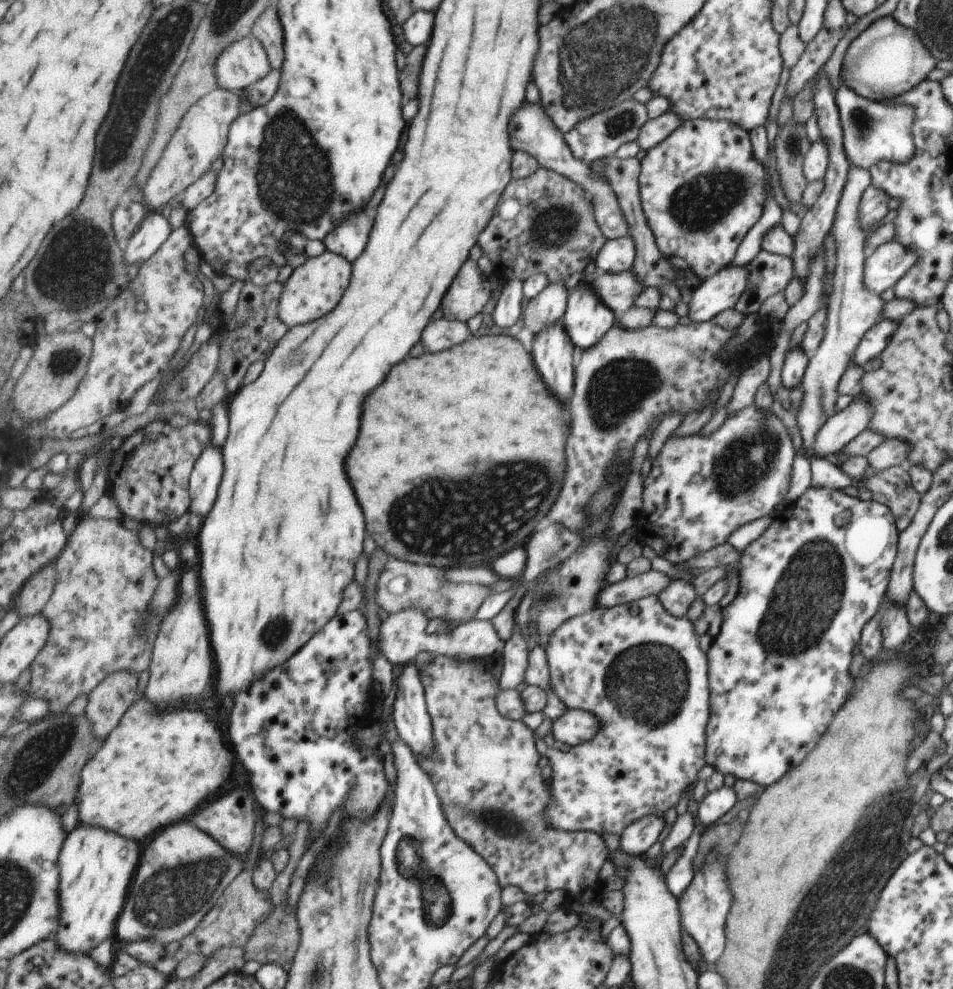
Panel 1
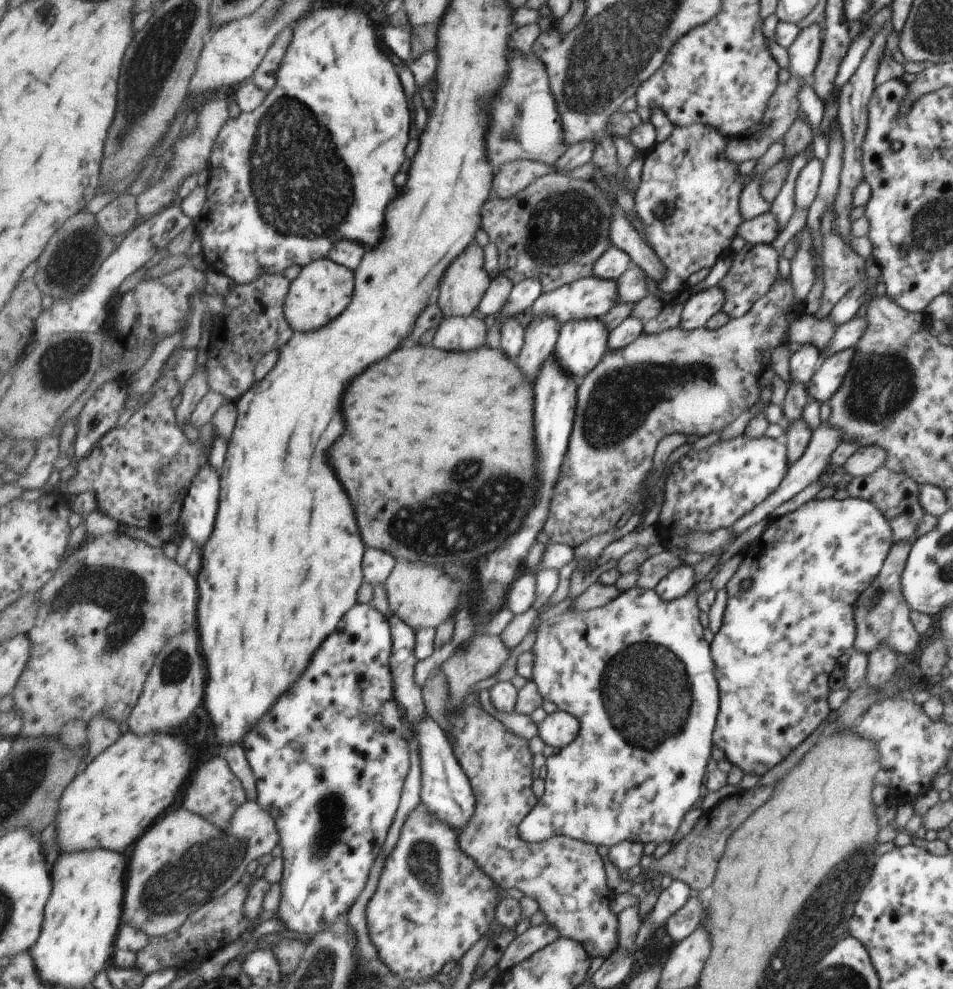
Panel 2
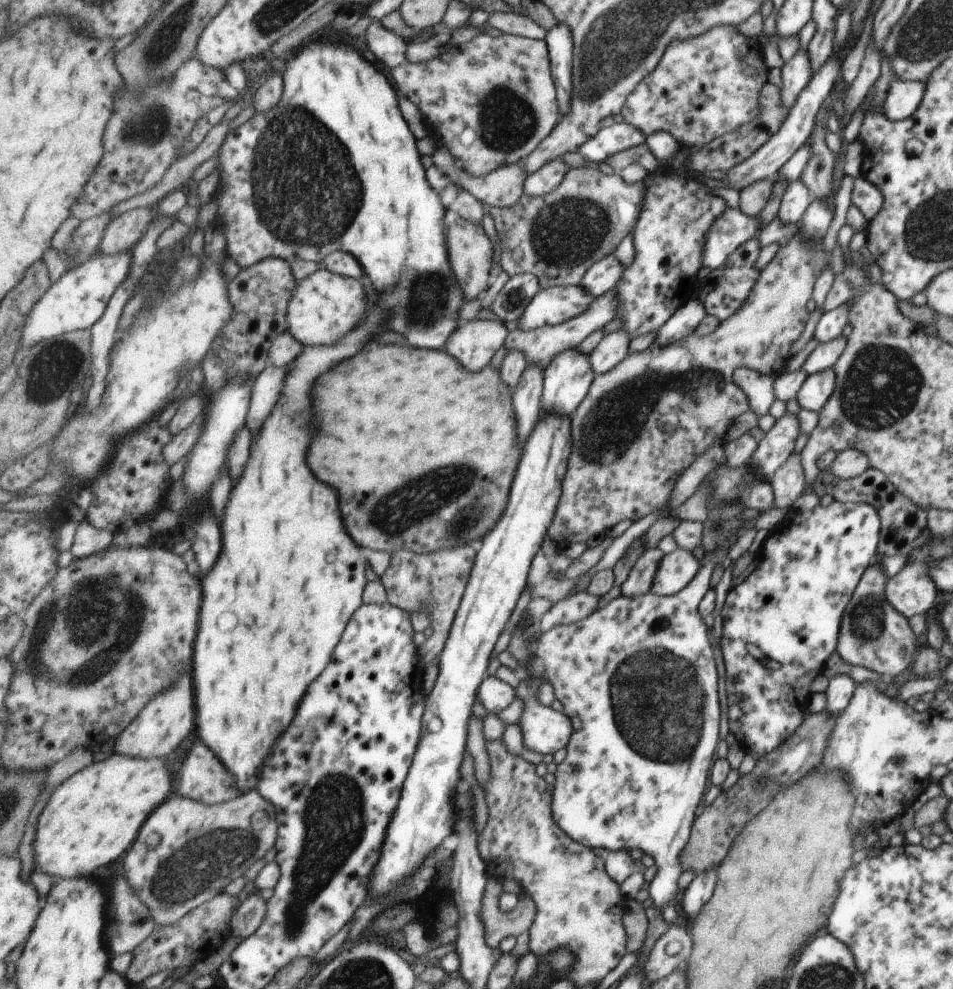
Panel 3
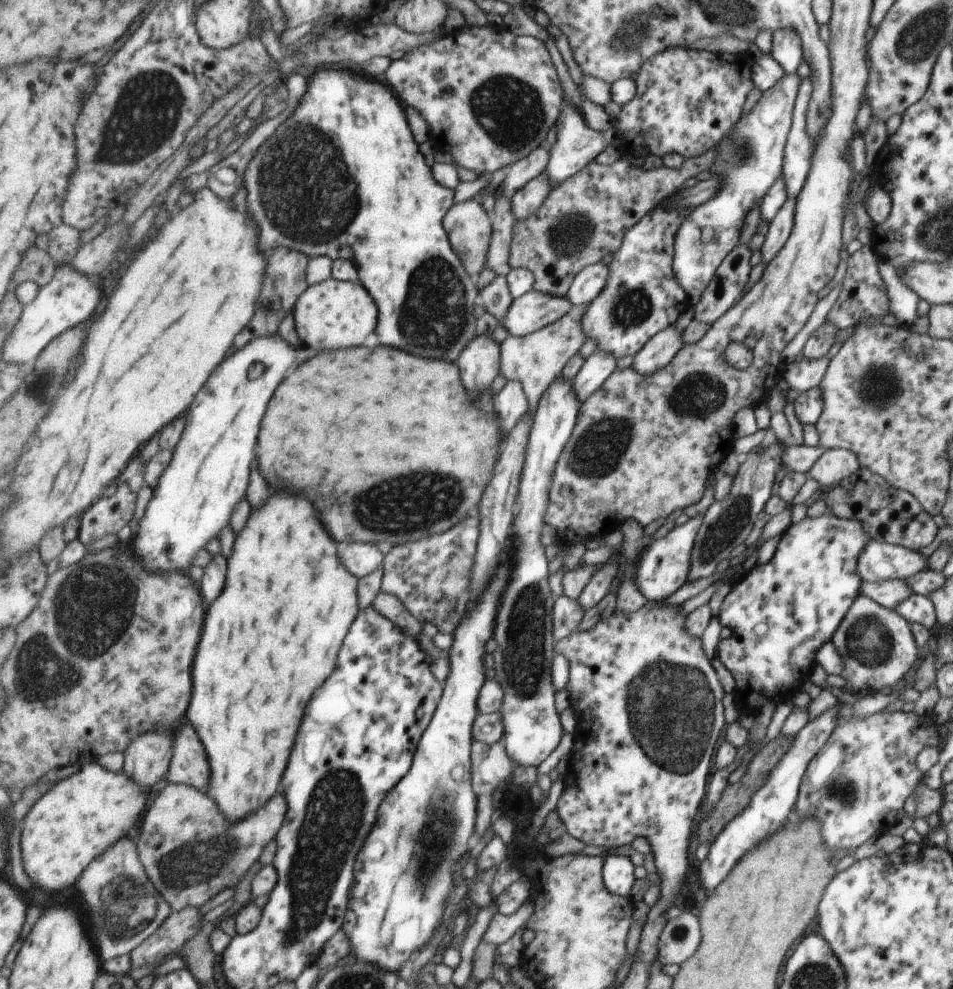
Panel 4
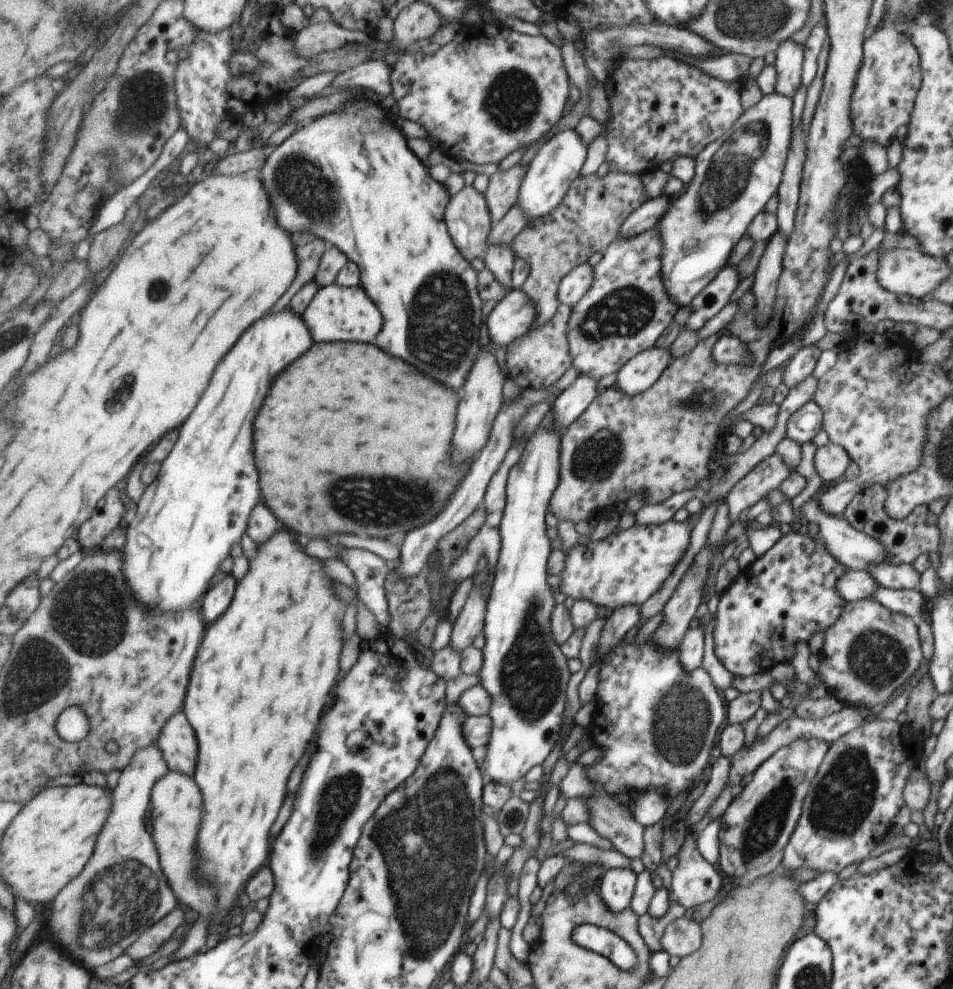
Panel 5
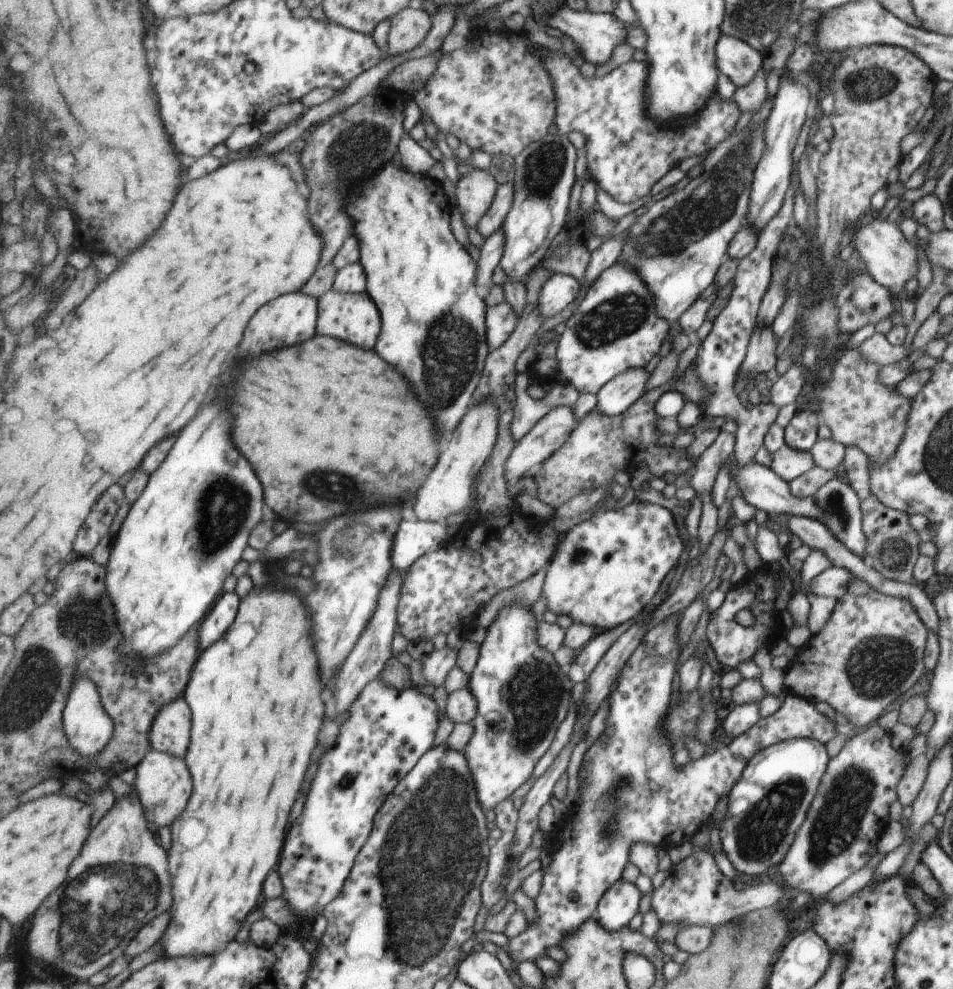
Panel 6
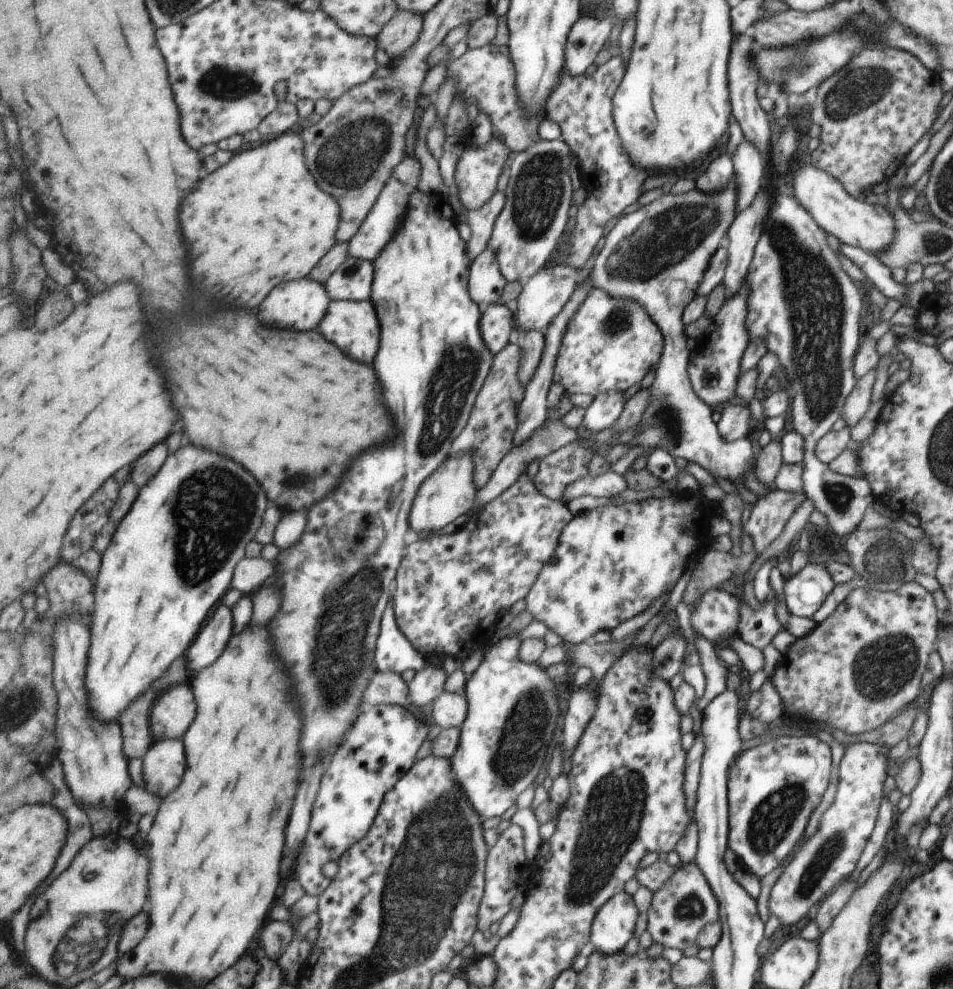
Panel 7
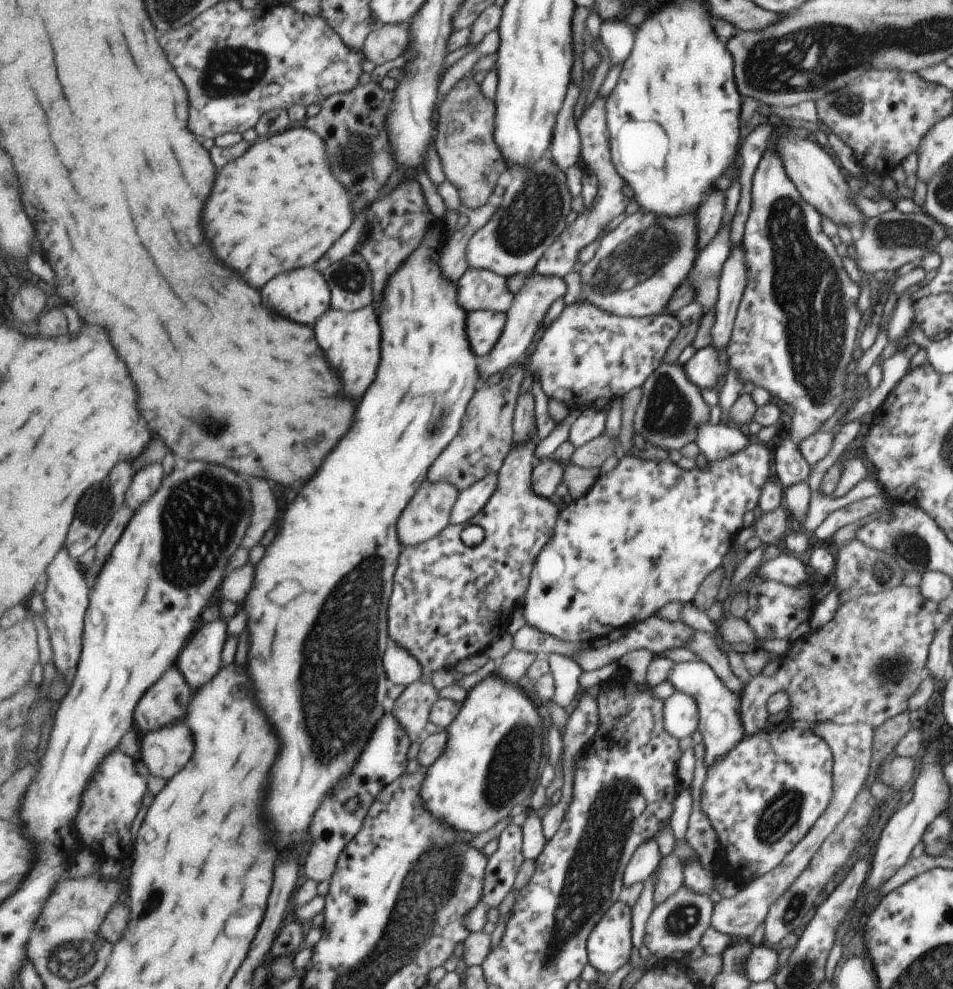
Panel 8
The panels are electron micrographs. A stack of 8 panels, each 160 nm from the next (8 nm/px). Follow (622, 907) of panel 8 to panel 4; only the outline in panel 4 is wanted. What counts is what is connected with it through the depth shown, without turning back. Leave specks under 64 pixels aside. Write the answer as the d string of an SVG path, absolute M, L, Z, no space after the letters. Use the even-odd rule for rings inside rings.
M607 855L604 864L604 881L607 888L620 897L629 897L633 884L634 866L624 855Z

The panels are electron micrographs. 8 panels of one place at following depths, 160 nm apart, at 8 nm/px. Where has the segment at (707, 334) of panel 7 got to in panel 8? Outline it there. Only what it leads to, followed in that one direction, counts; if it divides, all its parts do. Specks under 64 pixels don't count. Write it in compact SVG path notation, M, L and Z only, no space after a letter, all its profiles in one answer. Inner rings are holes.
M710 345L697 350L682 366L687 382L696 388L716 389L719 376L728 369L726 352L717 352Z

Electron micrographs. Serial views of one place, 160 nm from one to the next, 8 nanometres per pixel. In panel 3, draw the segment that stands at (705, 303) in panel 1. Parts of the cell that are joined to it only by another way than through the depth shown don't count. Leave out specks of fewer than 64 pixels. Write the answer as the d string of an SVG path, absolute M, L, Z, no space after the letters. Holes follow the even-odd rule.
M697 297L685 300L685 304L657 331L653 343L670 345L689 337L706 315L706 309Z

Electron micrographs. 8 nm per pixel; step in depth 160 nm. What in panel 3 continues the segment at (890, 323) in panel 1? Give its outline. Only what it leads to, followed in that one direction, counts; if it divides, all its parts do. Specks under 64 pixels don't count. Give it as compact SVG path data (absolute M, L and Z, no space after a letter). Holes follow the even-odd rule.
M832 368L807 375L796 392L797 404L805 410L819 412L832 393L834 382Z

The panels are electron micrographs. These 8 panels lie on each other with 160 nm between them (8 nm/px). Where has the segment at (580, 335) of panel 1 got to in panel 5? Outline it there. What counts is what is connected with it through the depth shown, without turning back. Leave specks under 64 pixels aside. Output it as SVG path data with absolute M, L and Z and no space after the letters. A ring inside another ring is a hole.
M554 410L545 415L533 436L526 442L526 449L517 466L510 470L508 497L501 523L502 549L495 568L495 576L489 594L486 621L484 624L485 646L483 665L478 675L481 684L492 694L490 710L494 722L491 740L487 746L487 756L483 761L485 774L501 784L509 784L523 778L531 768L543 764L561 740L563 712L567 706L567 686L571 672L567 668L567 658L561 652L552 631L552 614L556 609L555 594L549 584L547 560L551 554L551 540L547 535L547 514L551 499L559 486L562 459L562 432L556 427Z

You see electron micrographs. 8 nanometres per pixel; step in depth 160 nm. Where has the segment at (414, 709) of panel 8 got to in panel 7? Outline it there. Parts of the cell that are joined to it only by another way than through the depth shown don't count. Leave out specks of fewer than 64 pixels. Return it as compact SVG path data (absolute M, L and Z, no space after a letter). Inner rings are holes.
M425 665L415 672L410 682L410 700L413 708L427 706L429 702L435 702L446 690L447 673L441 666Z

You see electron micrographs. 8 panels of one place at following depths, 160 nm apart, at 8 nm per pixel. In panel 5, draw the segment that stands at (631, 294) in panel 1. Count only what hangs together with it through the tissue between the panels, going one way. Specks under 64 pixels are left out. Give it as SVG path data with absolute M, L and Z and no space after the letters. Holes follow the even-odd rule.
M523 289L511 290L488 315L491 342L508 346L528 335L538 318L537 314L535 303Z

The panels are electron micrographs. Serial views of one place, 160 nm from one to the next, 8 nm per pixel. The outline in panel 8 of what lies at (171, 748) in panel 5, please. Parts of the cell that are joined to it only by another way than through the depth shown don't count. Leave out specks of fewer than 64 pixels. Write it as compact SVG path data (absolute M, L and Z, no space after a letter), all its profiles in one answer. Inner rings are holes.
M169 670L143 698L135 712L137 729L142 735L186 720L195 690L187 684L181 672Z

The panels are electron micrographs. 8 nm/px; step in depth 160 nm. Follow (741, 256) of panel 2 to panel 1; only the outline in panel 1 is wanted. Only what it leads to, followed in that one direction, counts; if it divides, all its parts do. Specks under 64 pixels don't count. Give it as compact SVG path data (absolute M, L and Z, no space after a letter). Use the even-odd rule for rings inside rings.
M759 250L743 268L749 275L749 284L738 303L731 306L731 309L744 317L757 313L765 299L782 293L793 277L793 263L789 257L765 250Z

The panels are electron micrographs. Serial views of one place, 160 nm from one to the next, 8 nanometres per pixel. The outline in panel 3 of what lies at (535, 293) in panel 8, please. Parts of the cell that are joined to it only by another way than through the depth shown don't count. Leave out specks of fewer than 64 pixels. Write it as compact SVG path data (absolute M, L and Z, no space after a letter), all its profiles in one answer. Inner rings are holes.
M617 256L603 257L587 271L581 286L595 298L600 297L618 286L622 270Z

